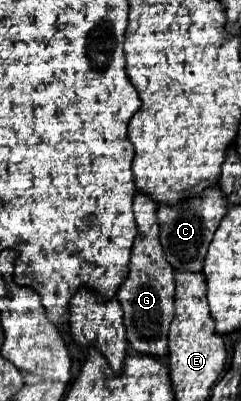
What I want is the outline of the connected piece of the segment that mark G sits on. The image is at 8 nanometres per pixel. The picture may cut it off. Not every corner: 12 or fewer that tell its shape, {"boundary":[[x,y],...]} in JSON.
{"boundary":[[138,193],[116,297],[130,349],[162,359],[174,317],[154,201]]}

